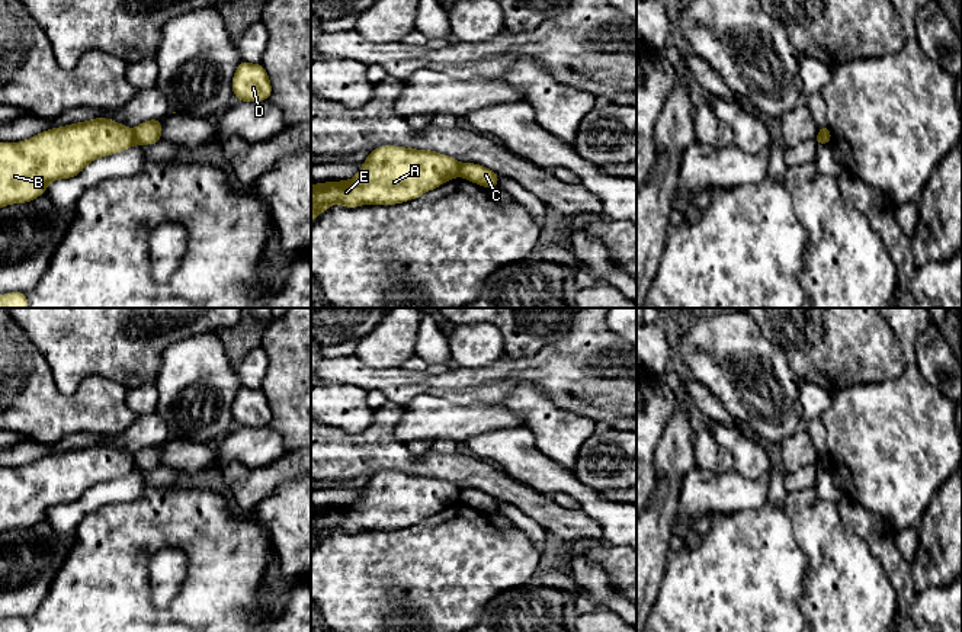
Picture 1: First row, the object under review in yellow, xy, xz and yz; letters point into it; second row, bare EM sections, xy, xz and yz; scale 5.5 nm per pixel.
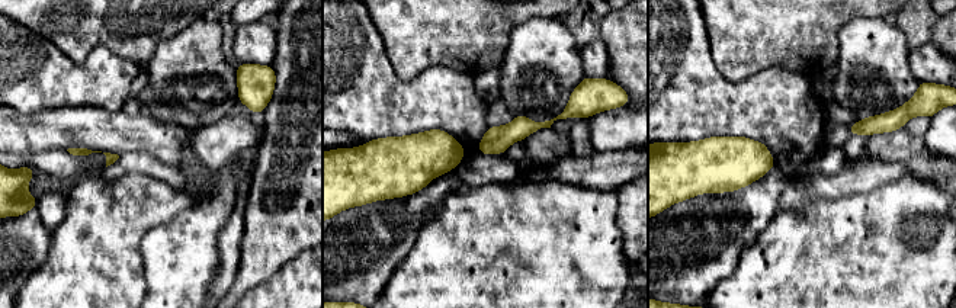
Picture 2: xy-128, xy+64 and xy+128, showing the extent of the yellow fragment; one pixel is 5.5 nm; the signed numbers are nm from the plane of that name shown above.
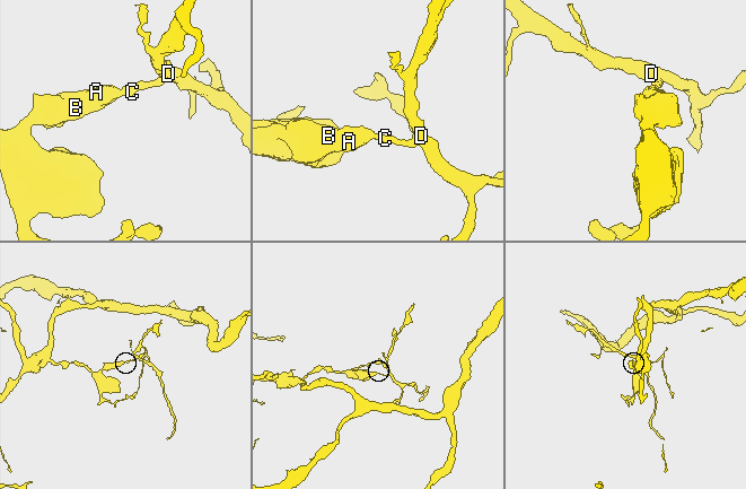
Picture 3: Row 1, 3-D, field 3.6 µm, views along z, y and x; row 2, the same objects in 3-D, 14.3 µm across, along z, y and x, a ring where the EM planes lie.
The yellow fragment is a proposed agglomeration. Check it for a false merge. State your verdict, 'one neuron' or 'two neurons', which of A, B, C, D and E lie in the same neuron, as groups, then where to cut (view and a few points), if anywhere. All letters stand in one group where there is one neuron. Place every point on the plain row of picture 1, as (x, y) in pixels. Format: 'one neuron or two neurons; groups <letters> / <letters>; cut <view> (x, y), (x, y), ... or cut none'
two neurons; groups A B E / C D; cut xy (132, 455), (137, 468)

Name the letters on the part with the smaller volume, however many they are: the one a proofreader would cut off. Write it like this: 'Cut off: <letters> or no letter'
Cut off: C, D

